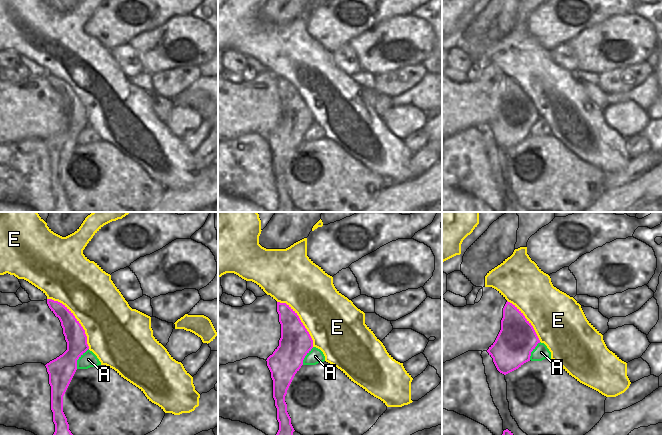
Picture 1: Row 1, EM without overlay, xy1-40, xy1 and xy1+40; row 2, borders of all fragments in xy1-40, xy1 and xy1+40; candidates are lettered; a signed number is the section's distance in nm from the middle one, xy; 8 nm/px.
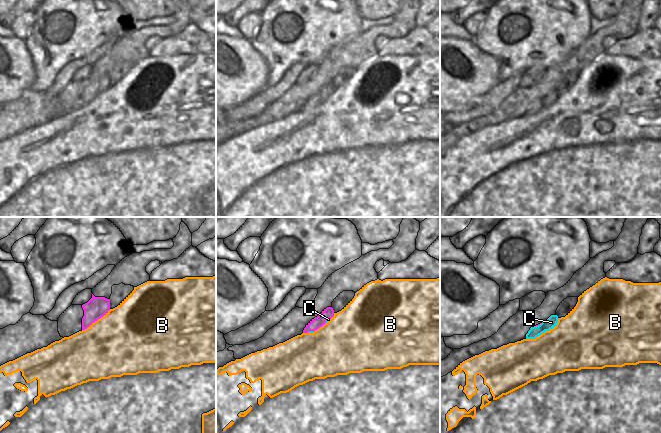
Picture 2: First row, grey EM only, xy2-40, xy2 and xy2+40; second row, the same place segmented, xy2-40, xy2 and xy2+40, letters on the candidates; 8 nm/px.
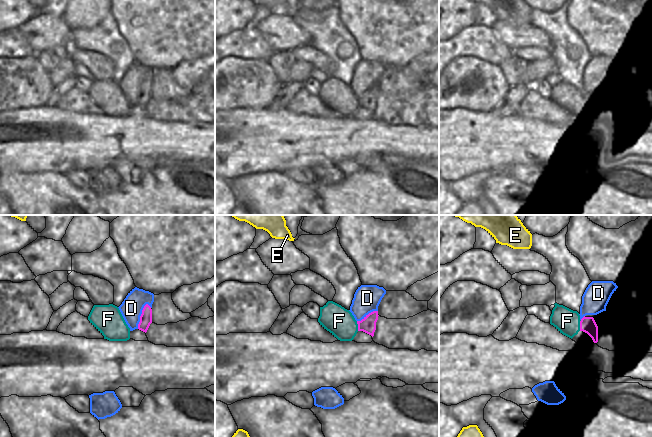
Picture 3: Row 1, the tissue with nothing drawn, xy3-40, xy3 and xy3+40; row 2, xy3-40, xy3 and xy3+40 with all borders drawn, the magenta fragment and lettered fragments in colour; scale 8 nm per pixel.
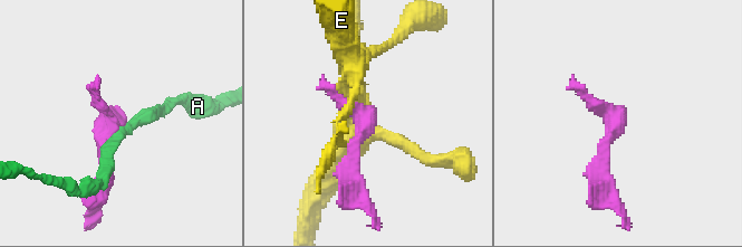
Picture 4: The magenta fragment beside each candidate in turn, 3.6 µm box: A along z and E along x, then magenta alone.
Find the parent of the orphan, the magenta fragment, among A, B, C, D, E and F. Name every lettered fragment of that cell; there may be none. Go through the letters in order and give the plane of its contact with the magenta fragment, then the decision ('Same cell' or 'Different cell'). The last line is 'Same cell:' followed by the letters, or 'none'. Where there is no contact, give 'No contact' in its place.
A: Touches magenta in xy1-40. Different cell
B: Touches magenta in xy2-40. Different cell
C: Touches magenta in xy2. Same cell
D: Touches magenta in xy3-40. Different cell
E: Touches magenta in xy1-40. Different cell
F: Touches magenta in xy3+40. Different cell
Same cell: C

